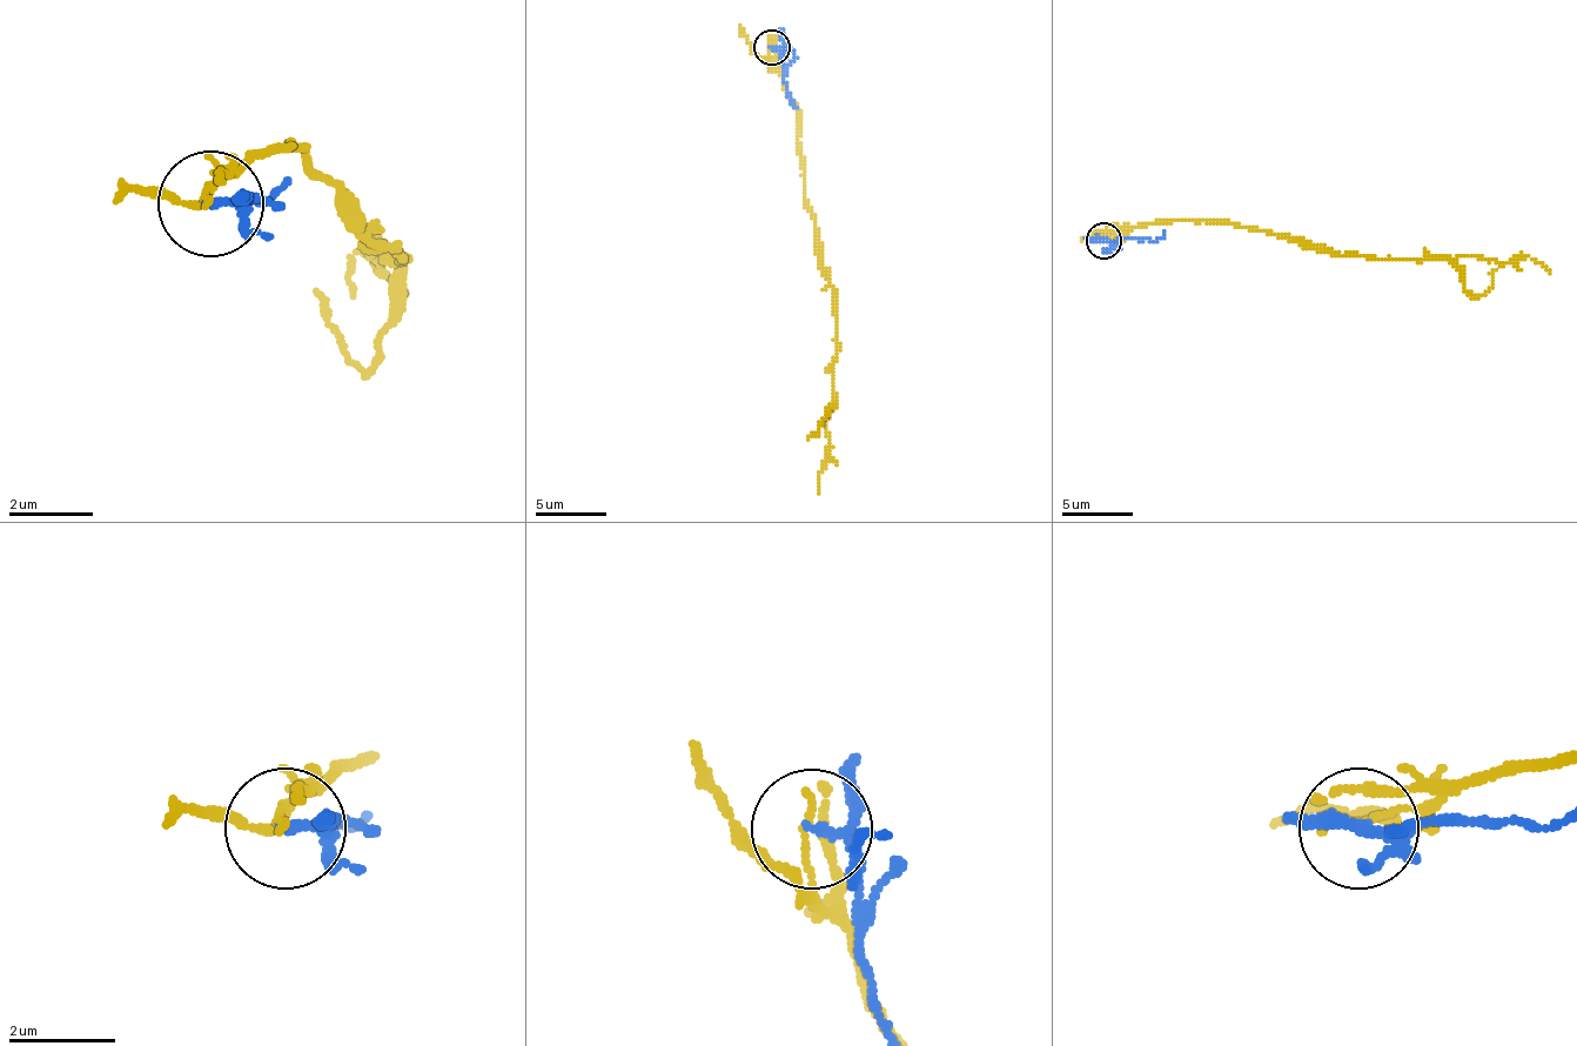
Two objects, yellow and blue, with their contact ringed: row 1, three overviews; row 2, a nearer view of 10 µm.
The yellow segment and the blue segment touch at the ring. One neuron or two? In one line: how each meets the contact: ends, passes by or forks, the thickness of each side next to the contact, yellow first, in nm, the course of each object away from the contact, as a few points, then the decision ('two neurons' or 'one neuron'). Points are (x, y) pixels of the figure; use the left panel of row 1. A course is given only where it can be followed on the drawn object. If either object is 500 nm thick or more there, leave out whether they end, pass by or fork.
yellow ends | blue passes by | 140/170 nm | yellow via (213, 196), (297, 143), (382, 249), (403, 249), (371, 260), (382, 270), (361, 249), (350, 302) | blue via (213, 207), (245, 207), (245, 196), (266, 207), (287, 175) | two neurons

